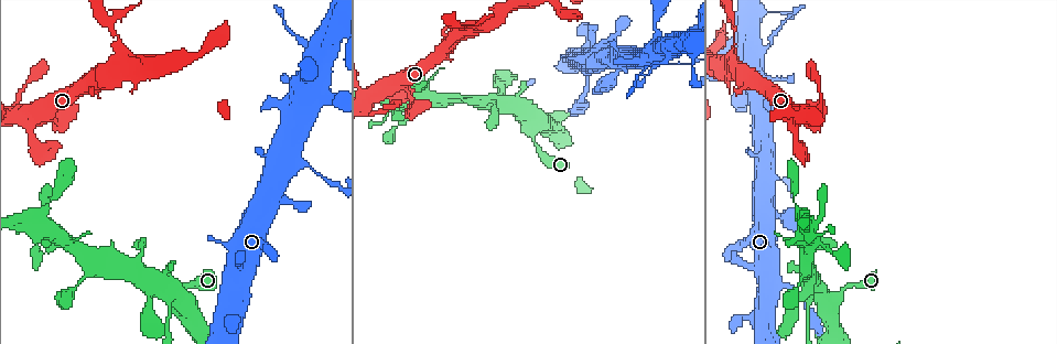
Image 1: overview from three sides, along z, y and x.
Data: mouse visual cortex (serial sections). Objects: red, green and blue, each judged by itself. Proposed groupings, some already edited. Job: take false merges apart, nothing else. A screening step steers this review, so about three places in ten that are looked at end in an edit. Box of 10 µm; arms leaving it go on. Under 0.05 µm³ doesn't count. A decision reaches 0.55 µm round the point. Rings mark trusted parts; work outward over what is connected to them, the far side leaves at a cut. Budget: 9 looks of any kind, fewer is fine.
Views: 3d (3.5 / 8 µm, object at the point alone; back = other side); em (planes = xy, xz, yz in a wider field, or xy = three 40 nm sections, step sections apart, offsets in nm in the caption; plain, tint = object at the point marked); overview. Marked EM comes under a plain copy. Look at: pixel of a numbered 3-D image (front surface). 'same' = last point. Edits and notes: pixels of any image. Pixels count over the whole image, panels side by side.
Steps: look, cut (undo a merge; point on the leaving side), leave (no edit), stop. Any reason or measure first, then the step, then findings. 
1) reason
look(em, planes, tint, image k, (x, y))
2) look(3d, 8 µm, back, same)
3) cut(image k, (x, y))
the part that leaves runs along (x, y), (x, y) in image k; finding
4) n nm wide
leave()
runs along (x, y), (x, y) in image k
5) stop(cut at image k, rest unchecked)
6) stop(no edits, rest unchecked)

small branch off a trunk
look(em, xy, step 3, tint, image 1, (502, 103))

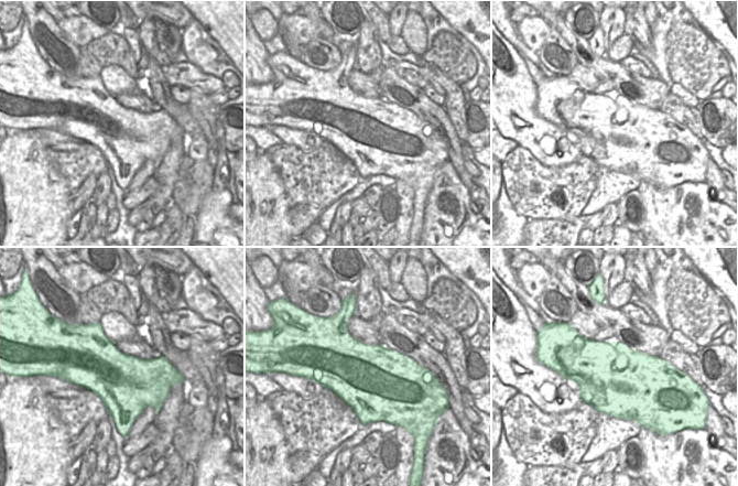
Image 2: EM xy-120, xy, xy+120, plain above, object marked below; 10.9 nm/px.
look(3d, 3.5 µm, back, same)

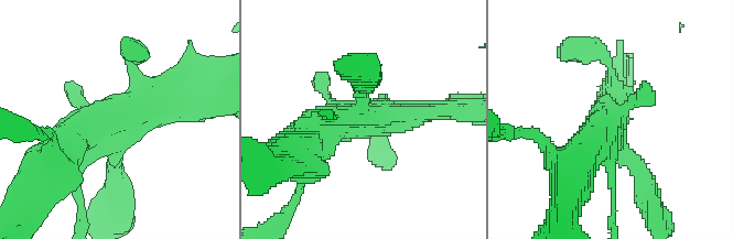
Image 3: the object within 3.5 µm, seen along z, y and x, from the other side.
leave()
runs along (54, 163), (85, 127), (166, 99) in image 3; one cell here

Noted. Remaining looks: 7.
thin arm on a thick one
look(em, xy, step 5, tint, image 1, (319, 94))

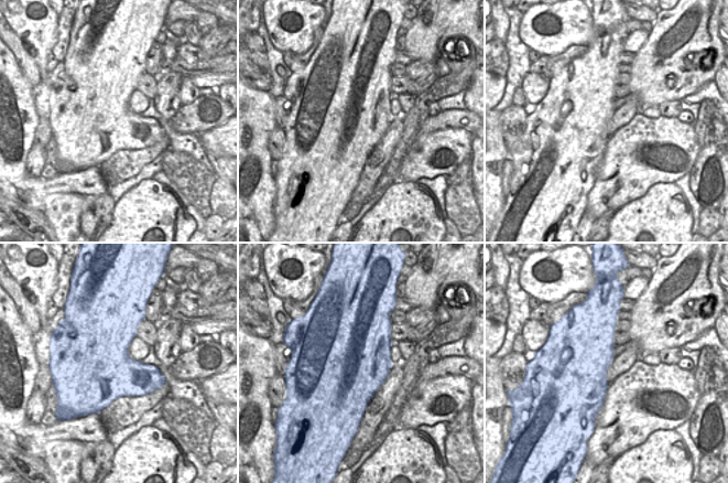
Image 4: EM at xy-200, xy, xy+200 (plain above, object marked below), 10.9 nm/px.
wider look
look(3d, 3.5 µm, back, same)

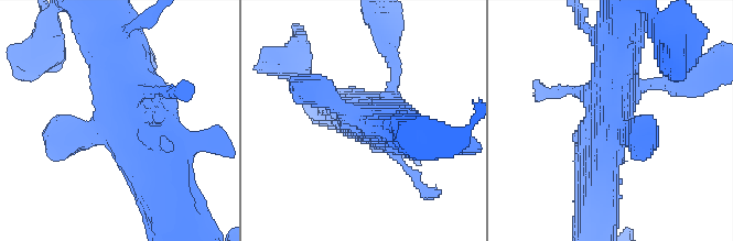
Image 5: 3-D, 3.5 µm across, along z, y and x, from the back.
leave()
runs along (163, 176), (112, 41) in image 5; one cell here

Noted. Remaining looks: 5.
thin neck
look(3d, 8 µm, image 1, (672, 63))

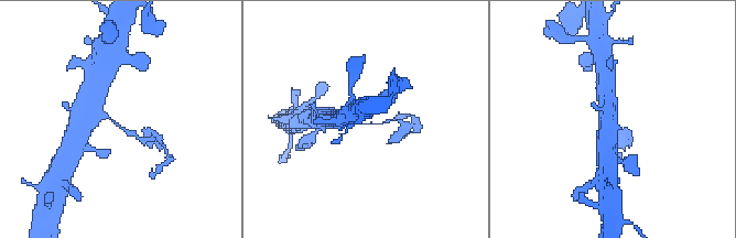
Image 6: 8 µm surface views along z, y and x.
look(3d, 3.5 µm, same)

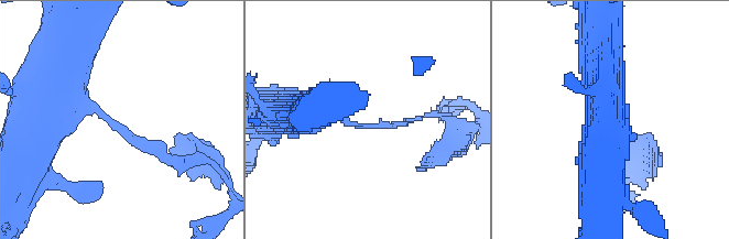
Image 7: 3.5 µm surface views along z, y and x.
cut(image 7, (127, 136))
the part that leaves runs along (95, 109), (183, 166) in image 7; two cells meet here

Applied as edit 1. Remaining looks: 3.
stop(cut at image 7, rest unchecked)

